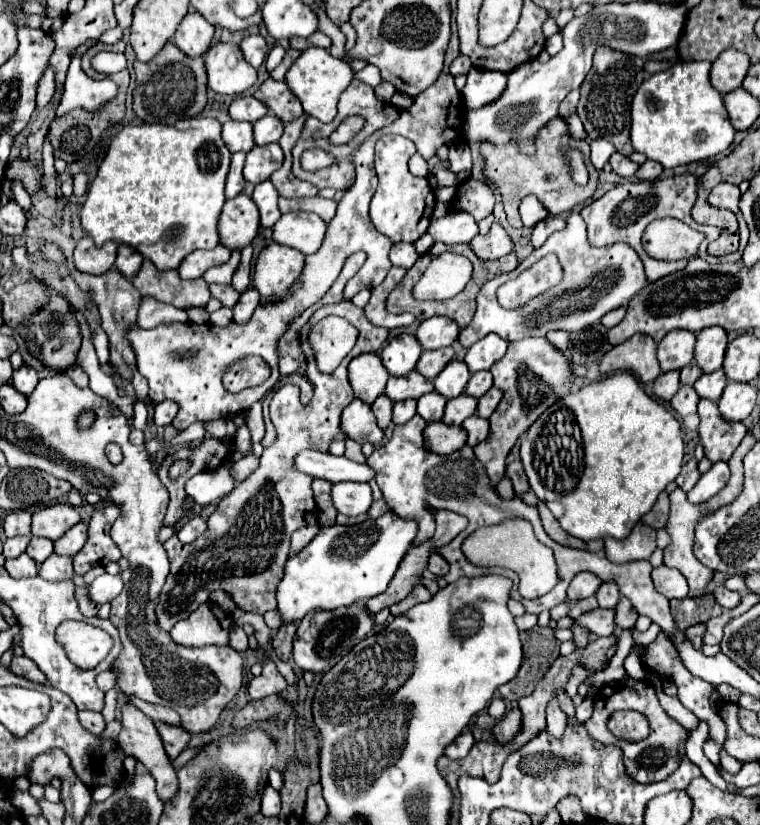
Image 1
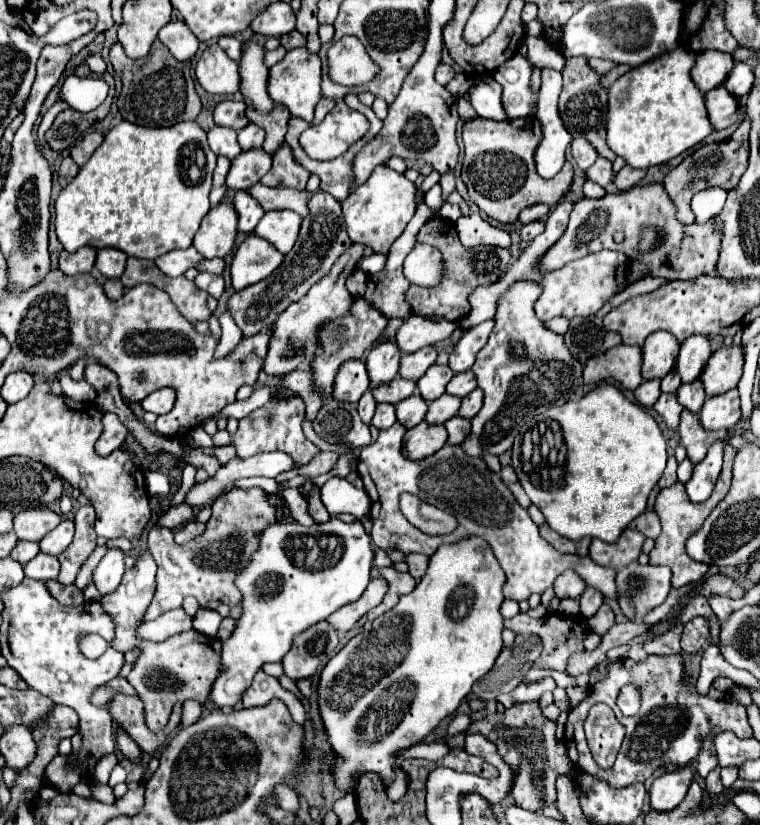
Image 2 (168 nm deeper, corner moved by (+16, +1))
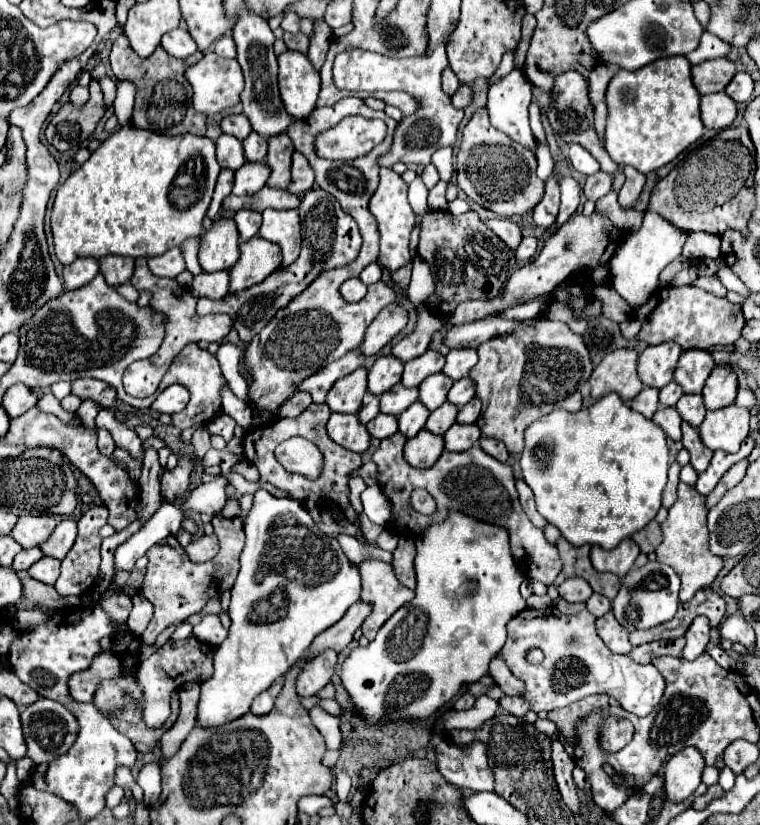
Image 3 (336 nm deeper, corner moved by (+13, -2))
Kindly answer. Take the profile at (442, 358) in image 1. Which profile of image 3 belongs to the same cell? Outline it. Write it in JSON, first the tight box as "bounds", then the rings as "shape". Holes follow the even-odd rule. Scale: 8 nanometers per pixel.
{"bounds":[401,350,445,388],"shape":[[[427,350],[425,354],[421,354],[405,364],[401,384],[407,388],[419,386],[427,376],[443,372],[443,366],[445,366],[445,356],[437,350]]]}

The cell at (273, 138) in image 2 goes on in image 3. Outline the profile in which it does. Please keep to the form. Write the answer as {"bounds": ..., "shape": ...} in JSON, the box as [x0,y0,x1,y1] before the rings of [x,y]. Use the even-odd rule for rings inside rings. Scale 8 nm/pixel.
{"bounds":[267,134,293,190],"shape":[[[287,134],[271,138],[269,140],[269,154],[267,154],[267,166],[271,168],[271,176],[267,180],[267,186],[287,190],[291,182],[291,154],[293,144]]]}

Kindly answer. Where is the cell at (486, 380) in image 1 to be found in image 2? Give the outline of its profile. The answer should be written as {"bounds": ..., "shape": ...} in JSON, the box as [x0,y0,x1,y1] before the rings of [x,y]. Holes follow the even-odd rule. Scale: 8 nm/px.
{"bounds":[446,371,476,397],"shape":[[[462,371],[462,373],[458,373],[450,379],[450,383],[446,387],[446,393],[464,397],[464,395],[472,393],[474,389],[476,389],[476,375],[472,371]]]}

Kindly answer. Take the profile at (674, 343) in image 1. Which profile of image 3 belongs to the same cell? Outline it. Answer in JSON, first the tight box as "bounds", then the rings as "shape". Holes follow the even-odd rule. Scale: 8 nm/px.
{"bounds":[639,342,681,388],"shape":[[[663,342],[649,346],[639,356],[639,378],[643,386],[663,388],[673,380],[677,360],[681,356],[681,346],[675,342]]]}

